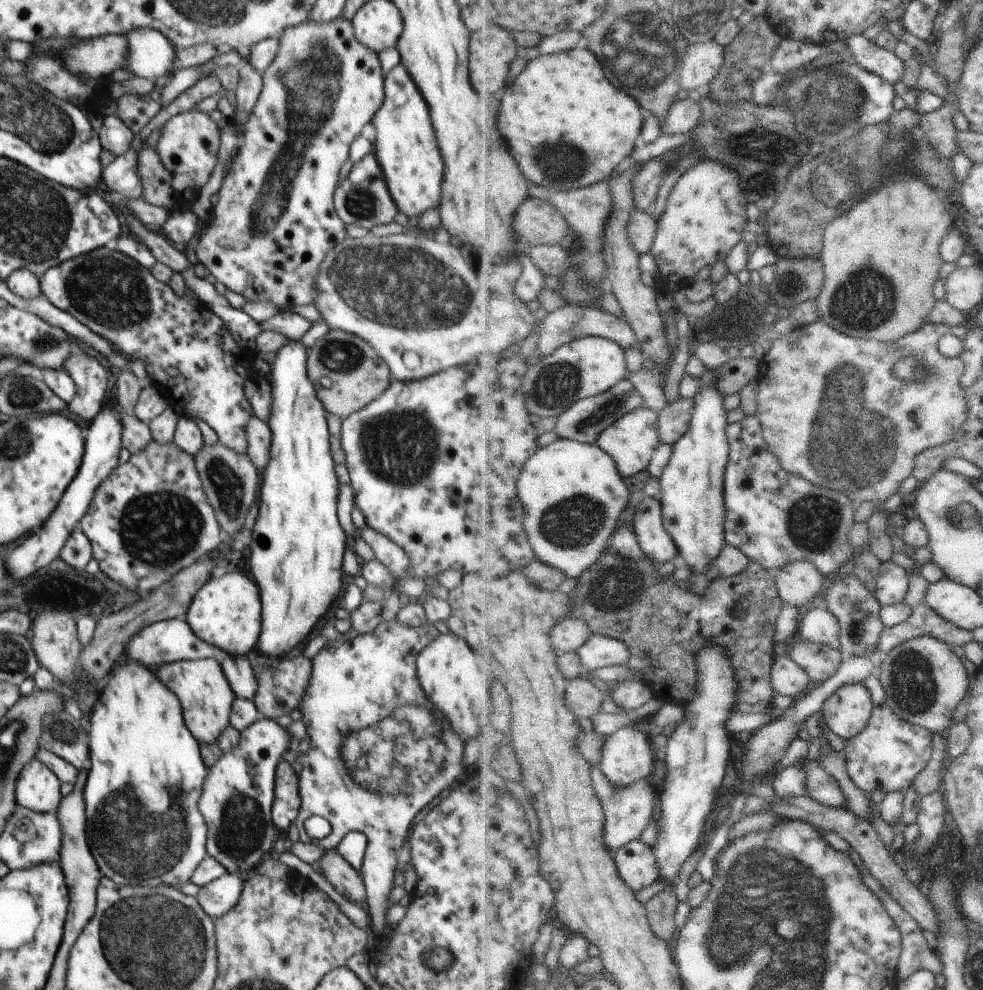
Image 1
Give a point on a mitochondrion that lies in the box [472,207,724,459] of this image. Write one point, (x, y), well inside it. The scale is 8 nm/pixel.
(557, 384)

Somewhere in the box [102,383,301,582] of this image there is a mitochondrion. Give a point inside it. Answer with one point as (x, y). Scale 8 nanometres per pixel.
(161, 528)

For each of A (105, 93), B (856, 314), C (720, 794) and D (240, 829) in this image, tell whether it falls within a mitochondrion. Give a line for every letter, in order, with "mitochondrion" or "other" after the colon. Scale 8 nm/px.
A: other
B: mitochondrion
C: other
D: mitochondrion

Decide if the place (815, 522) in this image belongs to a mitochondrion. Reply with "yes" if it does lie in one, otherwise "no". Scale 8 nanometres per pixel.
yes

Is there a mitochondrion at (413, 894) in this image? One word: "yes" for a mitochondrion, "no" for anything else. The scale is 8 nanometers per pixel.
no

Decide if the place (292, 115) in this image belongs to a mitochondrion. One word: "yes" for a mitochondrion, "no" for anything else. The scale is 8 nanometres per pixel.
no

